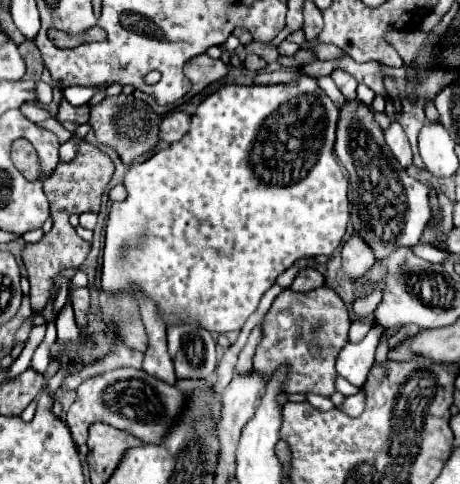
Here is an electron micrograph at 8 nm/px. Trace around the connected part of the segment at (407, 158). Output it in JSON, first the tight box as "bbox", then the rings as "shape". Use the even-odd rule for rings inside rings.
{"bbox":[384,115,412,167],"shape":[[[390,115],[392,123],[388,125],[388,131],[384,131],[384,137],[386,137],[386,143],[388,147],[392,149],[394,157],[400,161],[402,167],[408,167],[412,163],[412,149],[410,149],[410,143],[406,139],[406,133],[402,129],[402,125],[398,123],[396,115]]]}

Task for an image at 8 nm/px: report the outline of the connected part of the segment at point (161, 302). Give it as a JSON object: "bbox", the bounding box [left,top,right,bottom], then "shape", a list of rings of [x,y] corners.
{"bbox":[102,77,350,333],"shape":[[[300,77],[288,85],[226,85],[216,93],[208,95],[192,115],[190,131],[170,147],[158,151],[154,157],[140,165],[130,165],[124,175],[124,187],[128,197],[120,203],[112,203],[110,217],[106,225],[106,245],[104,245],[104,263],[102,263],[102,291],[110,297],[130,295],[136,299],[136,289],[142,291],[146,299],[152,299],[158,307],[158,315],[166,325],[186,323],[204,327],[216,333],[238,331],[246,319],[256,311],[260,297],[274,285],[276,277],[286,271],[296,259],[310,255],[330,255],[342,241],[346,225],[350,219],[350,207],[346,199],[348,177],[344,175],[336,155],[334,155],[334,131],[338,121],[338,109],[316,87],[316,79]]]}

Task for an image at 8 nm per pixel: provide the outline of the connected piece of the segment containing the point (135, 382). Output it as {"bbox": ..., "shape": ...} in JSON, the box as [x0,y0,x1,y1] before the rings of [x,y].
{"bbox":[66,367,184,445],"shape":[[[118,367],[114,371],[90,377],[76,391],[78,397],[66,413],[66,423],[76,445],[86,443],[88,425],[96,421],[124,429],[144,443],[160,443],[184,403],[184,393],[178,391],[174,385],[156,381],[146,371],[132,367]]]}

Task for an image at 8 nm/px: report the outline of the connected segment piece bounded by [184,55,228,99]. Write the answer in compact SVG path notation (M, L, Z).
M196 55L184 65L184 75L192 81L192 91L186 95L186 99L200 93L210 83L226 77L228 65L224 65L220 59L210 59L208 55Z

